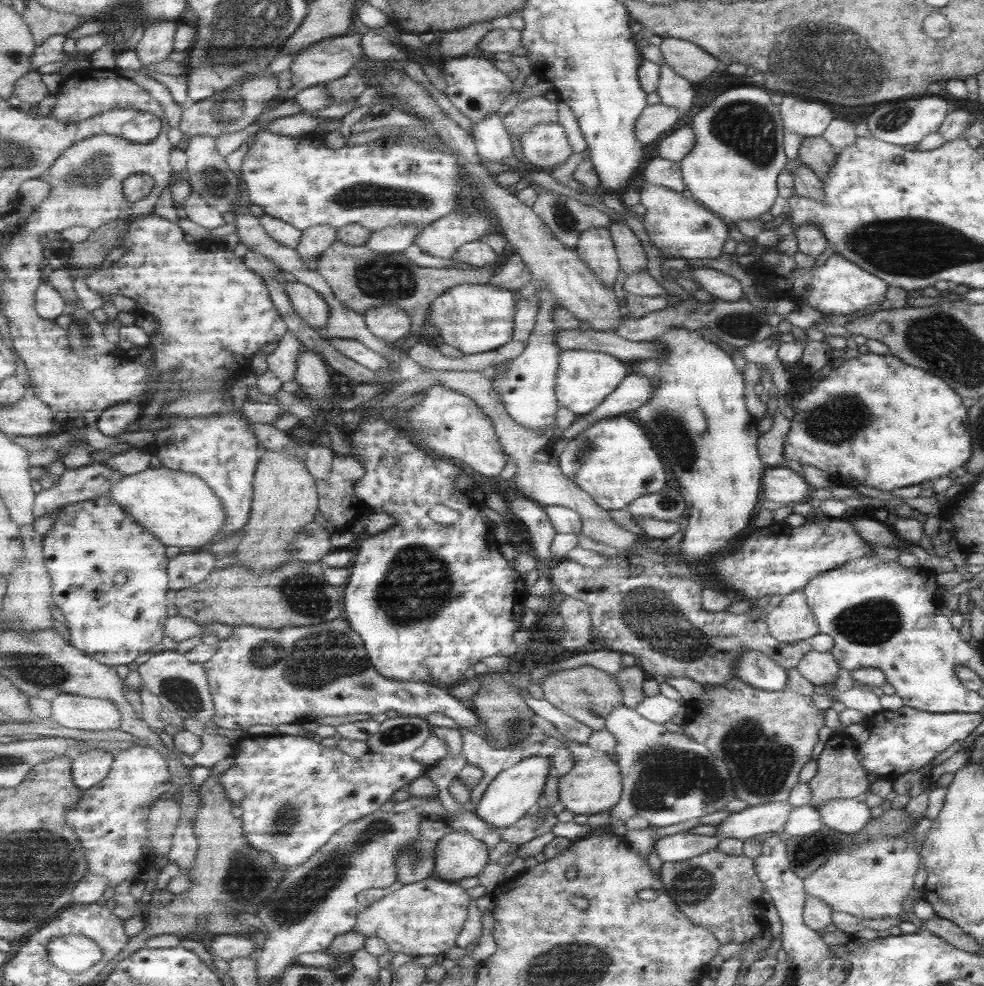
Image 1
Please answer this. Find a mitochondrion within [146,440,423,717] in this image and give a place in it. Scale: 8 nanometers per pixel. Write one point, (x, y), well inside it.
(324, 661)

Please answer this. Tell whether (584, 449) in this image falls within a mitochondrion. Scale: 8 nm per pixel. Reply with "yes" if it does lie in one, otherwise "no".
yes

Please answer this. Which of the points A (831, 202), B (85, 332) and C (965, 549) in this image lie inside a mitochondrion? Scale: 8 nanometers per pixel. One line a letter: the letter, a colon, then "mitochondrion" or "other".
A: other
B: mitochondrion
C: other

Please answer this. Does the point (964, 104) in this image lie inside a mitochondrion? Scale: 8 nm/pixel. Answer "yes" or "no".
no

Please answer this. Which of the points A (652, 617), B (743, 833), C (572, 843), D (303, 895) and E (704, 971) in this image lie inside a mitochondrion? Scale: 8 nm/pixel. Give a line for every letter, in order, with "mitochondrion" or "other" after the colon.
A: mitochondrion
B: other
C: other
D: mitochondrion
E: other

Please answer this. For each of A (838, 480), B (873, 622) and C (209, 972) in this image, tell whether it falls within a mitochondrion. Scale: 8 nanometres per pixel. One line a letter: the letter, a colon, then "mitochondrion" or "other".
A: other
B: mitochondrion
C: other

